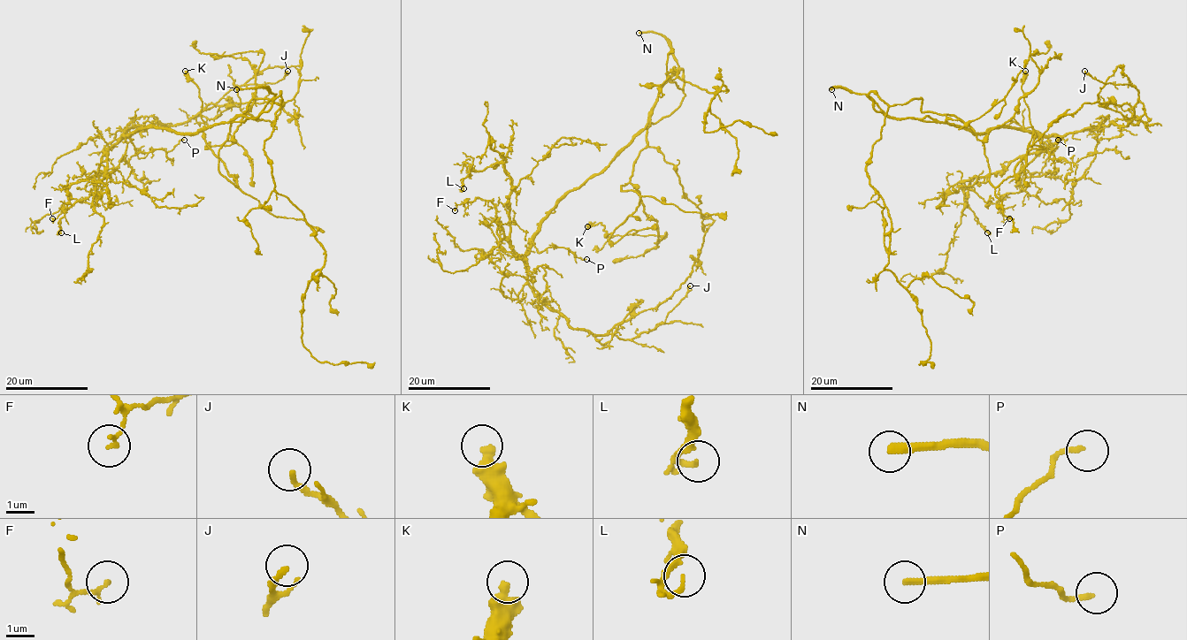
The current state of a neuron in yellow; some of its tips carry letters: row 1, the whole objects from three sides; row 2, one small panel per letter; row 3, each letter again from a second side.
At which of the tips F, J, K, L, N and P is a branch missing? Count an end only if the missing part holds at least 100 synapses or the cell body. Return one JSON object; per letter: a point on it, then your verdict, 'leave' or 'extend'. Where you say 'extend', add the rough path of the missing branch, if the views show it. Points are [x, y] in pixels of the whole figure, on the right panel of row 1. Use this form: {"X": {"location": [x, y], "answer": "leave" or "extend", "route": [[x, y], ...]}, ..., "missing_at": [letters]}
{"F": {"location": [1009, 218], "answer": "leave"}, "J": {"location": [1084, 71], "answer": "leave"}, "K": {"location": [1025, 71], "answer": "leave"}, "L": {"location": [987, 232], "answer": "leave"}, "N": {"location": [831, 89], "answer": "extend", "route": [[831, 89], [838, 88], [830, 89], [825, 81]]}, "P": {"location": [1058, 140], "answer": "leave"}, "missing_at": ["N"]}

